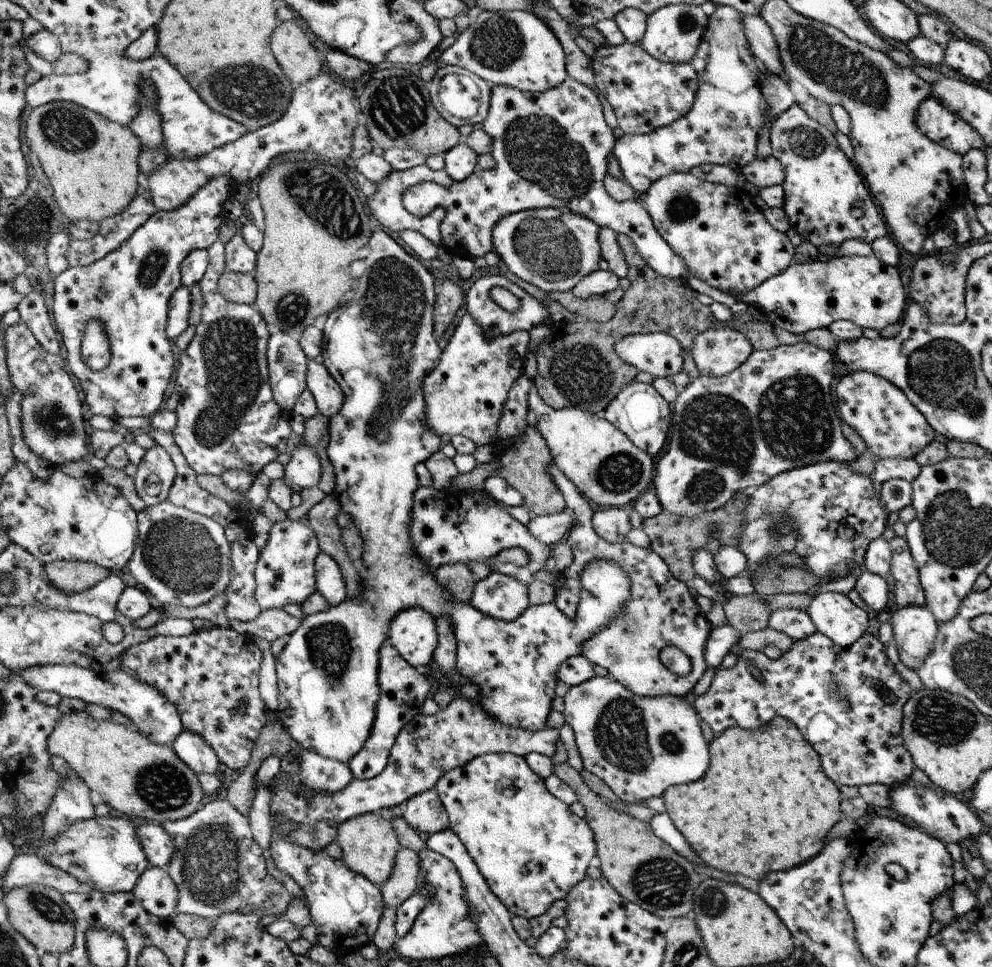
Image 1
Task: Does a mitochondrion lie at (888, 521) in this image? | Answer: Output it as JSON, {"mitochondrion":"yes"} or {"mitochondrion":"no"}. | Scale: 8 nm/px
{"mitochondrion":"no"}

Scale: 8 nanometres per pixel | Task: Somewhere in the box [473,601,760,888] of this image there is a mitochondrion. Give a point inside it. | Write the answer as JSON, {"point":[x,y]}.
{"point":[621,738]}

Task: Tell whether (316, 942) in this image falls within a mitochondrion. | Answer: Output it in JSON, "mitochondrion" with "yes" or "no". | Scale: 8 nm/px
{"mitochondrion":"no"}

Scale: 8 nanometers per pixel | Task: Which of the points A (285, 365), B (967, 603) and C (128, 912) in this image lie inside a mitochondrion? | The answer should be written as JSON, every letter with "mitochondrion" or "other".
{"A":"mitochondrion","B":"other","C":"other"}

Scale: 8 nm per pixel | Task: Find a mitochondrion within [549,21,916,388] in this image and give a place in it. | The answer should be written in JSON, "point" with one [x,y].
{"point":[807,142]}

